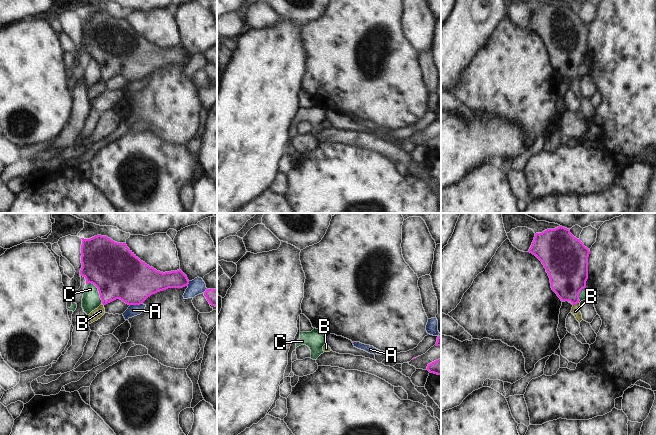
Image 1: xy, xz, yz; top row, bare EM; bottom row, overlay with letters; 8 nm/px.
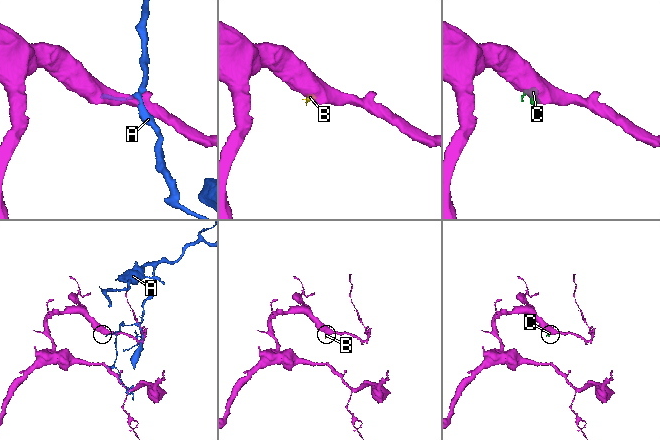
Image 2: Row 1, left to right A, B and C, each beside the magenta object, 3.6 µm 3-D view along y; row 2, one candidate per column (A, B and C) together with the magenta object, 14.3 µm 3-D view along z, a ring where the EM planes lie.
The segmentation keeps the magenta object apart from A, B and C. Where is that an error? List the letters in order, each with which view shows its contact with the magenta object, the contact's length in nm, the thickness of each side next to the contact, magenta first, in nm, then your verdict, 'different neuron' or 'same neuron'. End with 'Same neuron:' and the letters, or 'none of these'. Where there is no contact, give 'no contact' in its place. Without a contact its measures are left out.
A: xy | 90 nm | 380/100 nm | different neuron
B: yz | 50 nm | 320/70 nm | same neuron
C: xy | 220 nm | 400/150 nm | different neuron
Same neuron: B

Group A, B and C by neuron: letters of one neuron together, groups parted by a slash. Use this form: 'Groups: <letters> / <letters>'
Groups: A / B / C.

